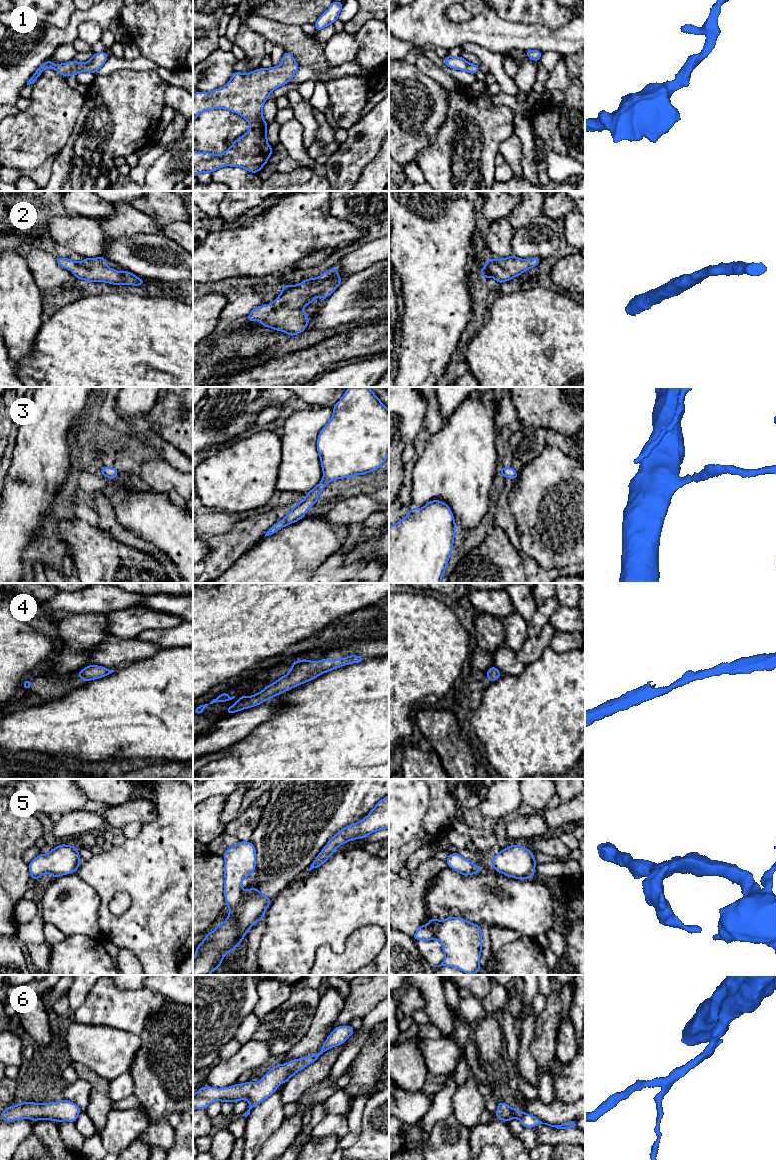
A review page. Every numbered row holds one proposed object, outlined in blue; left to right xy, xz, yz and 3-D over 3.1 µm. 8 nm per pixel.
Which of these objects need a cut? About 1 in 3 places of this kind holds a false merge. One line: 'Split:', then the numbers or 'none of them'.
Split: none of them

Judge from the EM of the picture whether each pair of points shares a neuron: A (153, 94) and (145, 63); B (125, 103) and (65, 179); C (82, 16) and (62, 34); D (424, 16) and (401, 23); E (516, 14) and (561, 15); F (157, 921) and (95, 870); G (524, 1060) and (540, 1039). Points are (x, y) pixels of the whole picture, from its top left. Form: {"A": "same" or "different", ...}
{"A": "different", "B": "same", "C": "same", "D": "same", "E": "same", "F": "same", "G": "different"}

